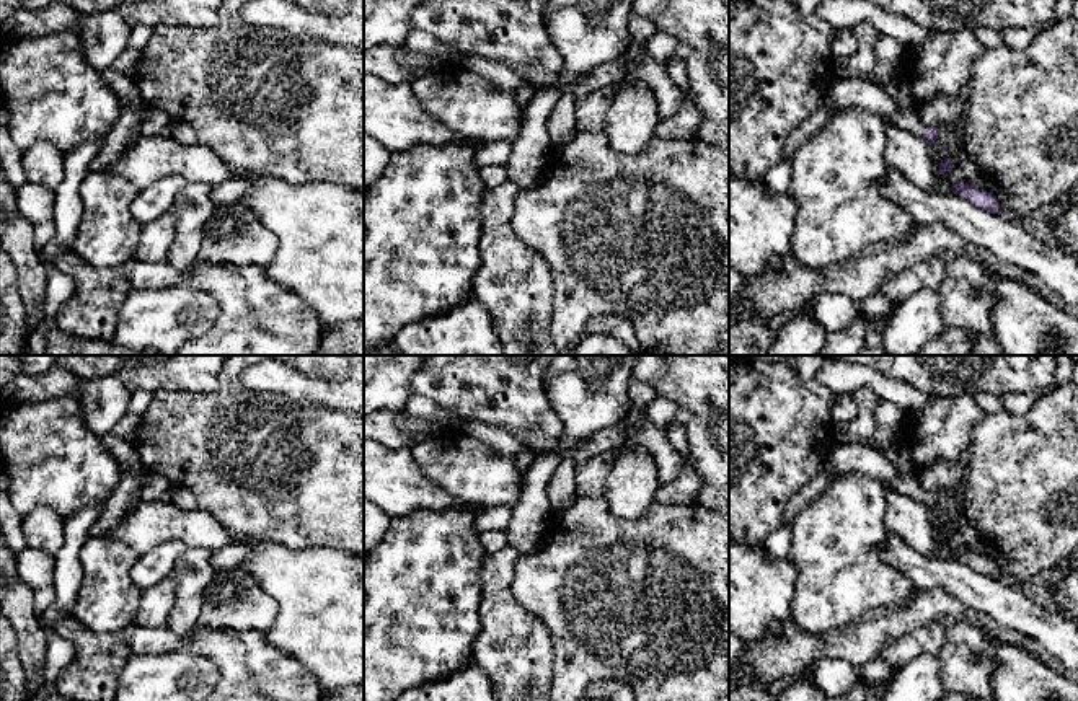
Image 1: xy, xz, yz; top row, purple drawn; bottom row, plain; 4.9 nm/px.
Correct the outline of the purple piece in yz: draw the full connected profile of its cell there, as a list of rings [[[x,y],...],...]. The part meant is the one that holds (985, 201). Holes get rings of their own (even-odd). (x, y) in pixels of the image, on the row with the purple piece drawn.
[[[956,183],[954,189],[956,189],[956,194],[967,199],[979,209],[992,212],[992,214],[998,214],[998,215],[1003,214],[1003,209],[993,194],[983,189],[979,189],[969,183]]]

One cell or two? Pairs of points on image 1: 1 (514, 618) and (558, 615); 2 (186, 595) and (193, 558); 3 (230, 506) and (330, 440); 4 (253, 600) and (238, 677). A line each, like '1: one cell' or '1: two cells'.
1: two cells
2: one cell
3: one cell
4: two cells

